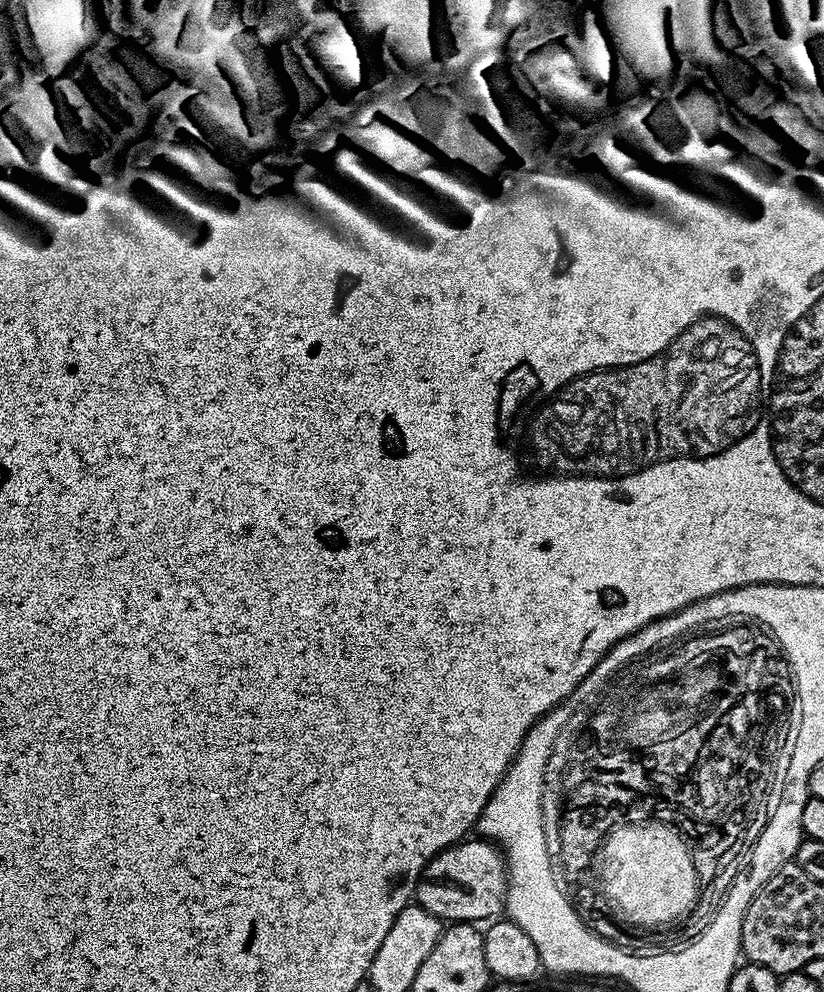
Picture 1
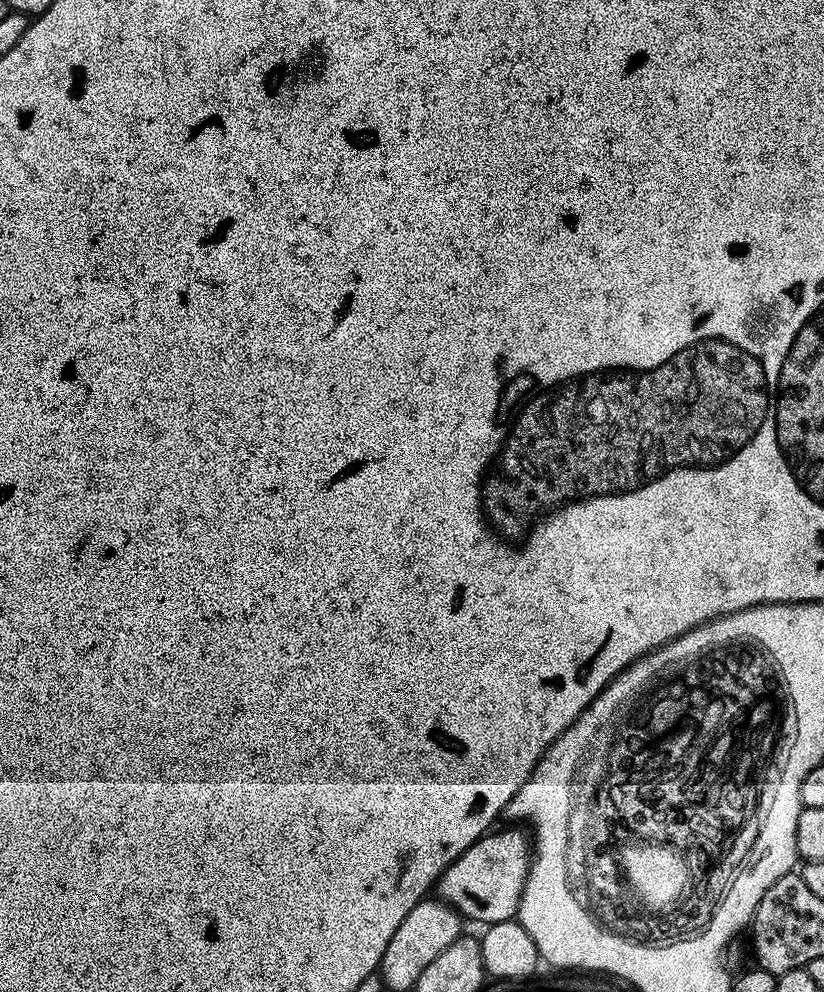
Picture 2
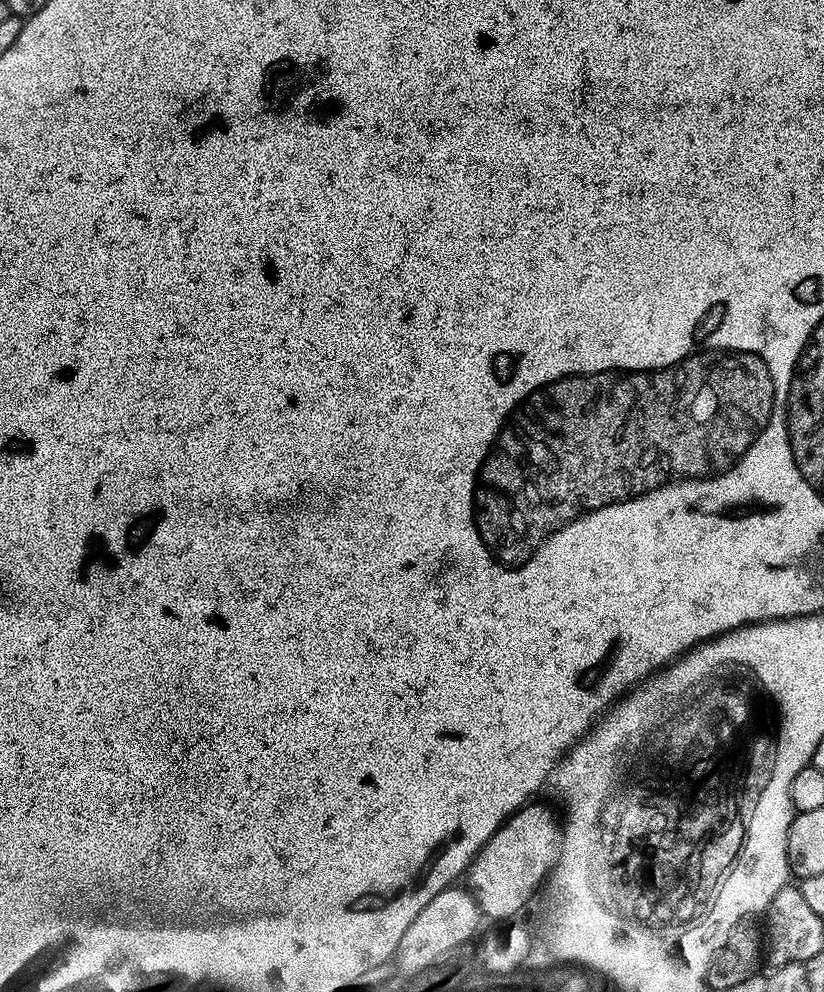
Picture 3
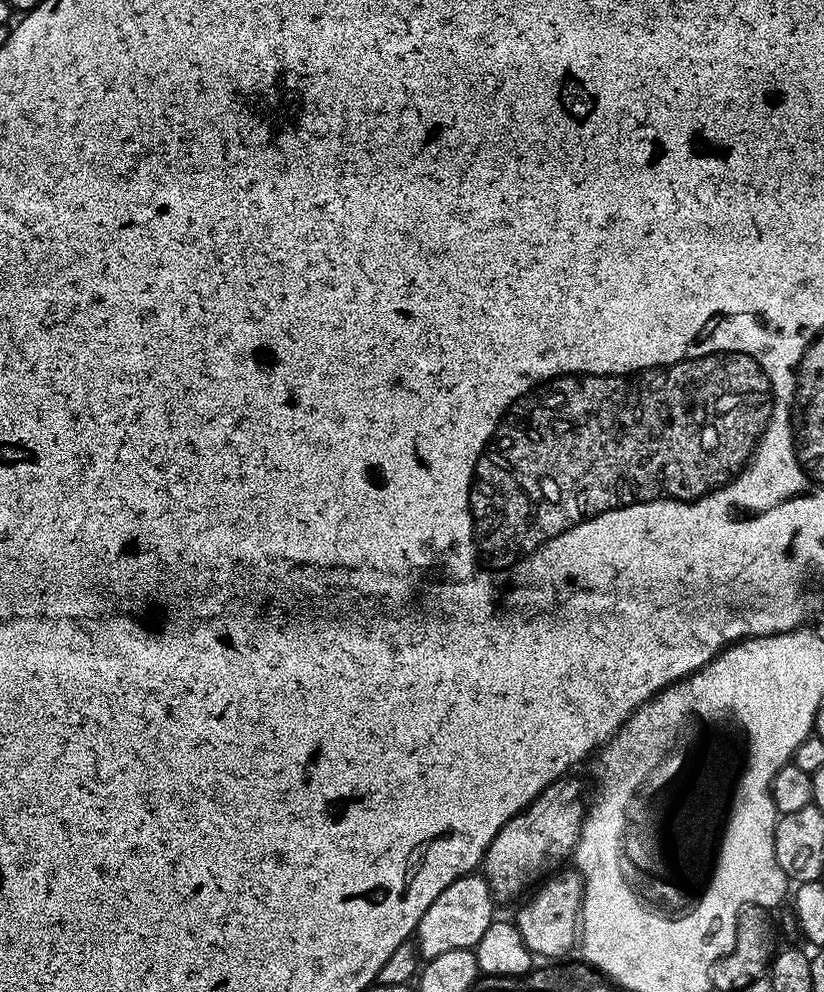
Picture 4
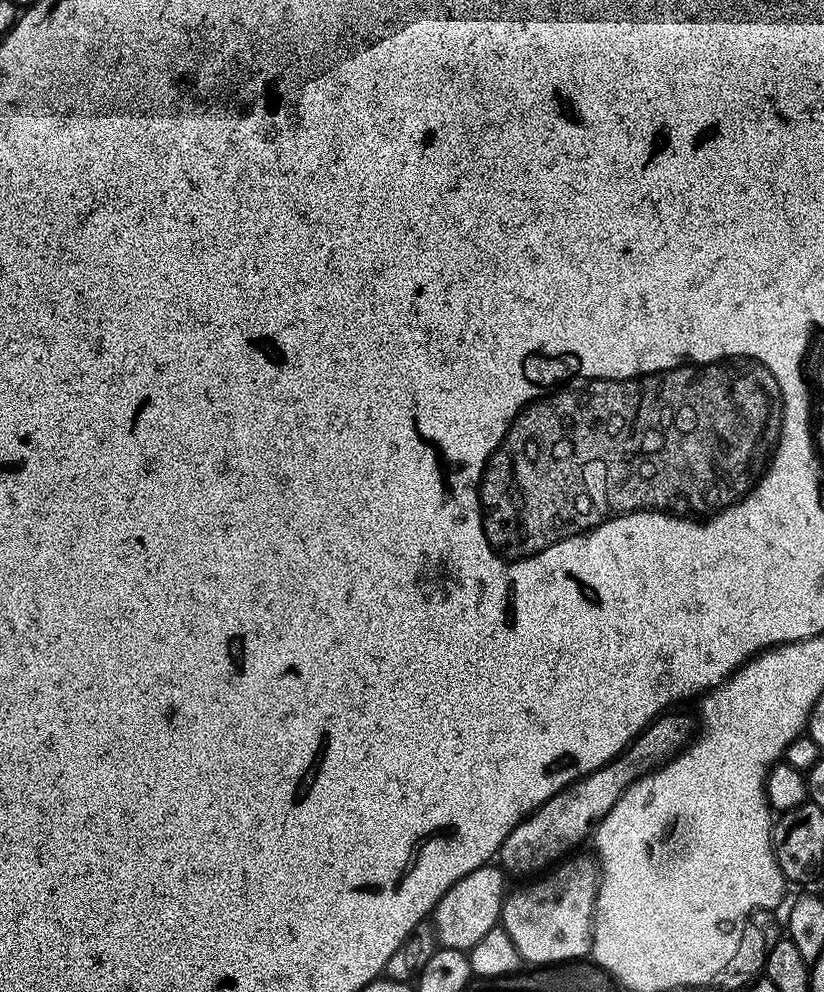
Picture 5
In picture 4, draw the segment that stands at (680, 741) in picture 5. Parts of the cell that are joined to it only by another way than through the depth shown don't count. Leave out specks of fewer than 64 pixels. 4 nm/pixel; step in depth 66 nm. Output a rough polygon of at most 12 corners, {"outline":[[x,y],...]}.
{"outline":[[569,774],[498,830],[482,875],[508,900],[575,853],[584,784]]}

